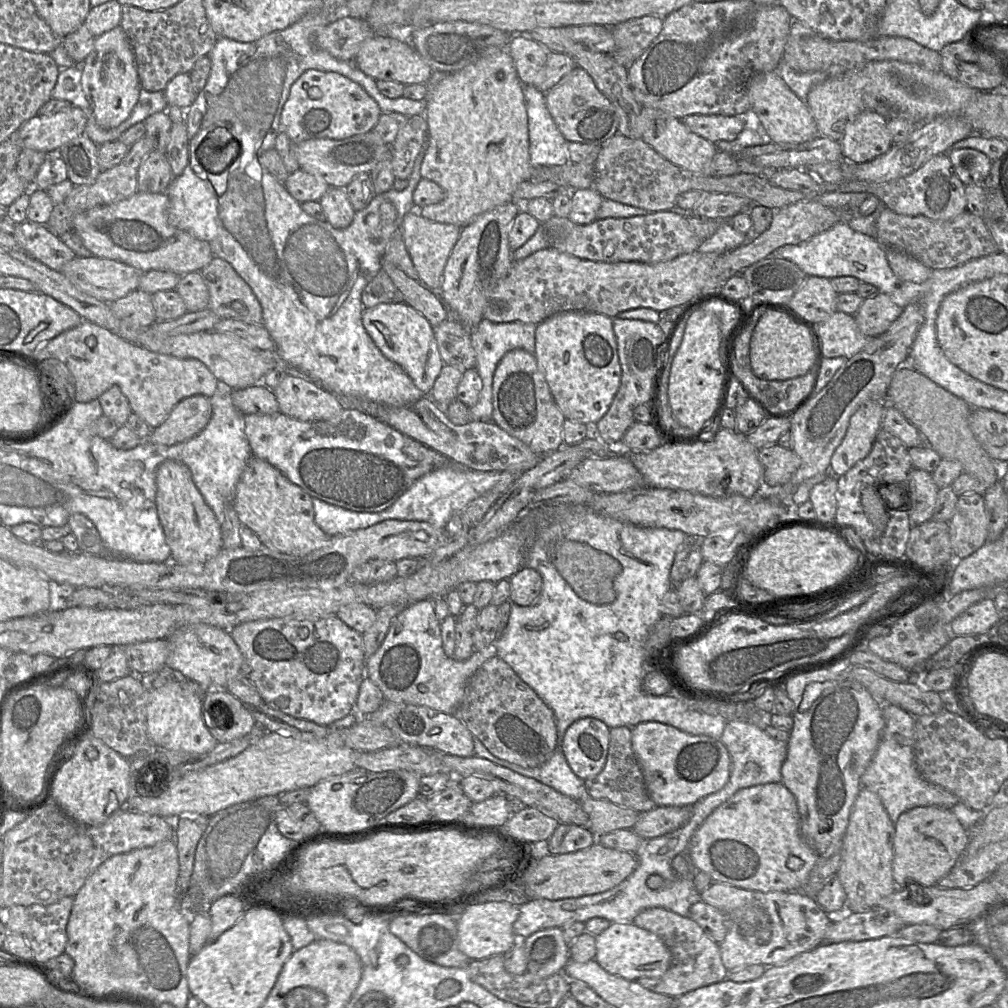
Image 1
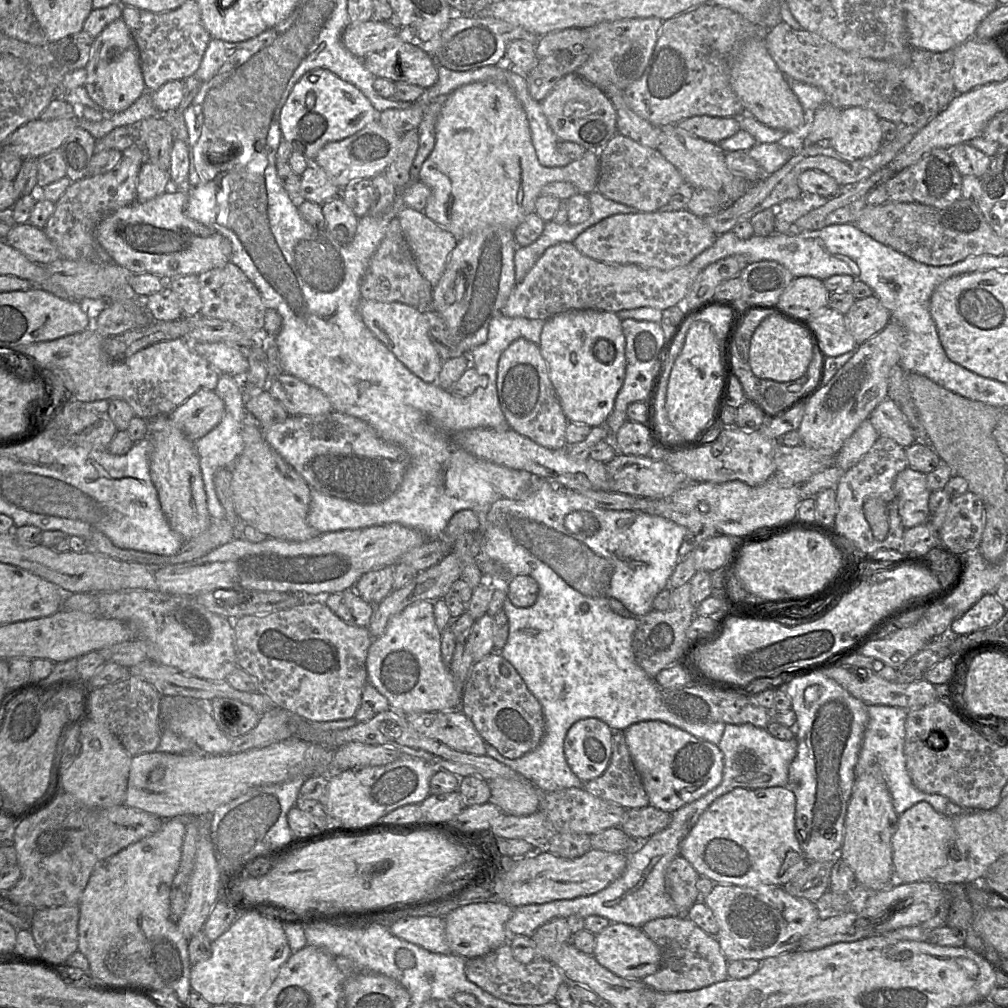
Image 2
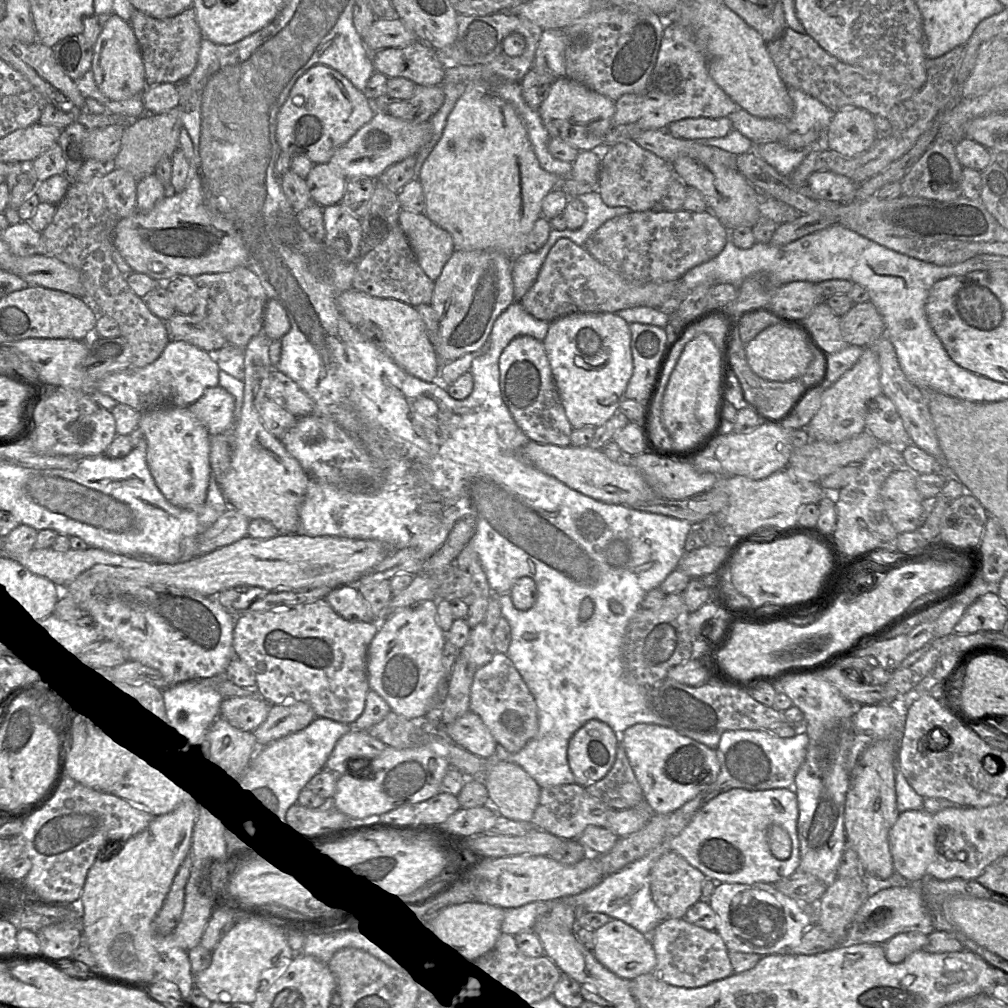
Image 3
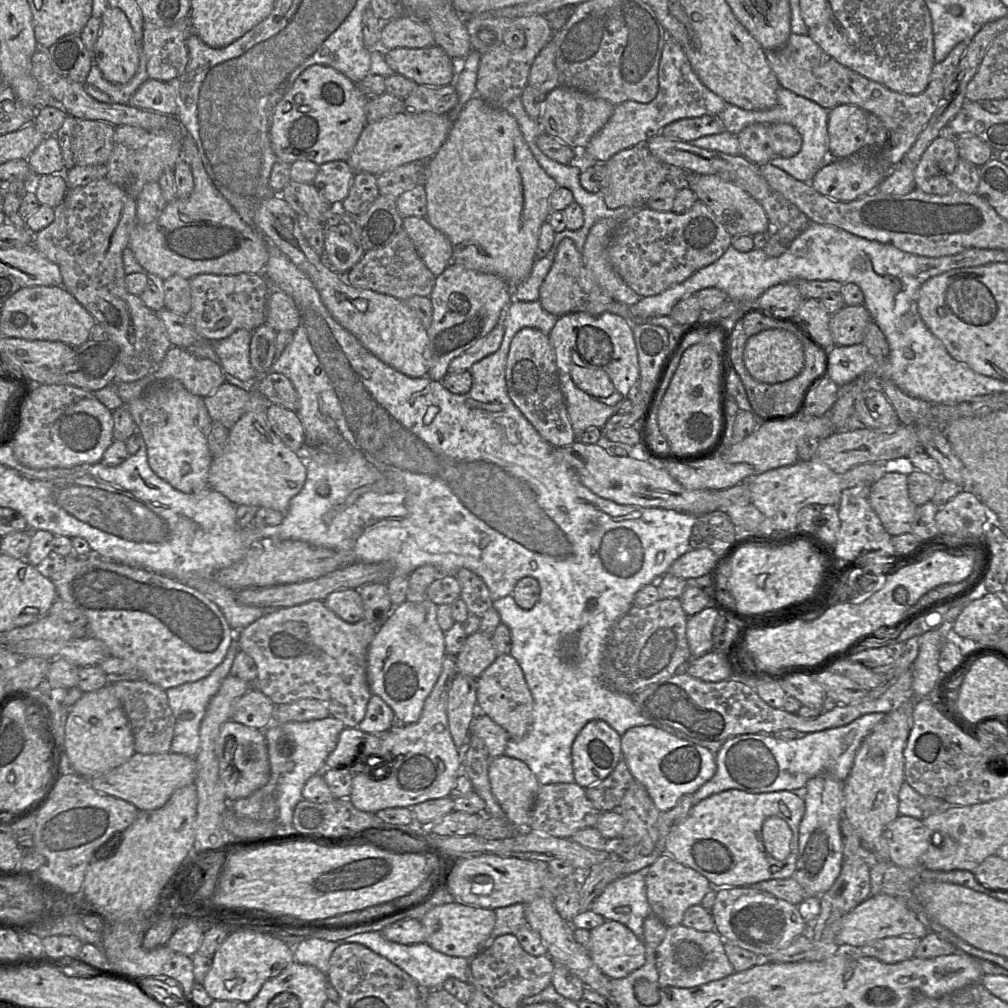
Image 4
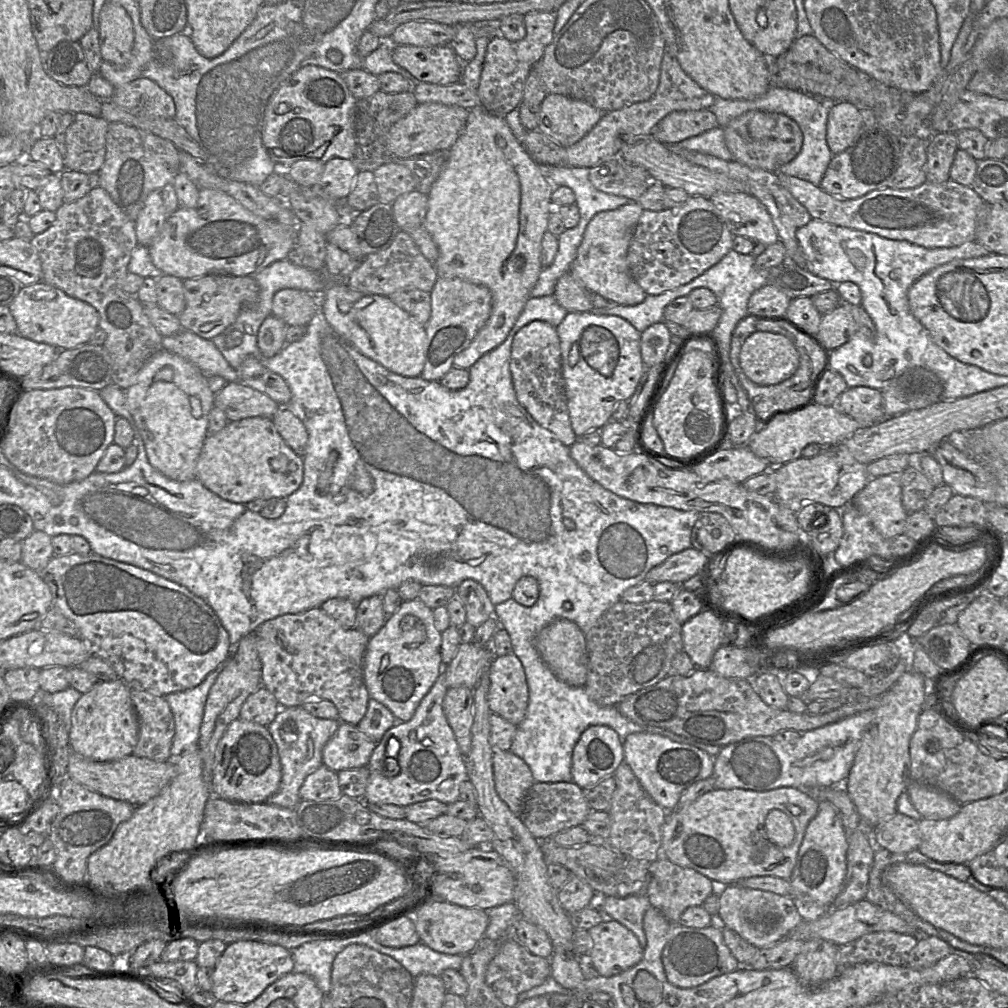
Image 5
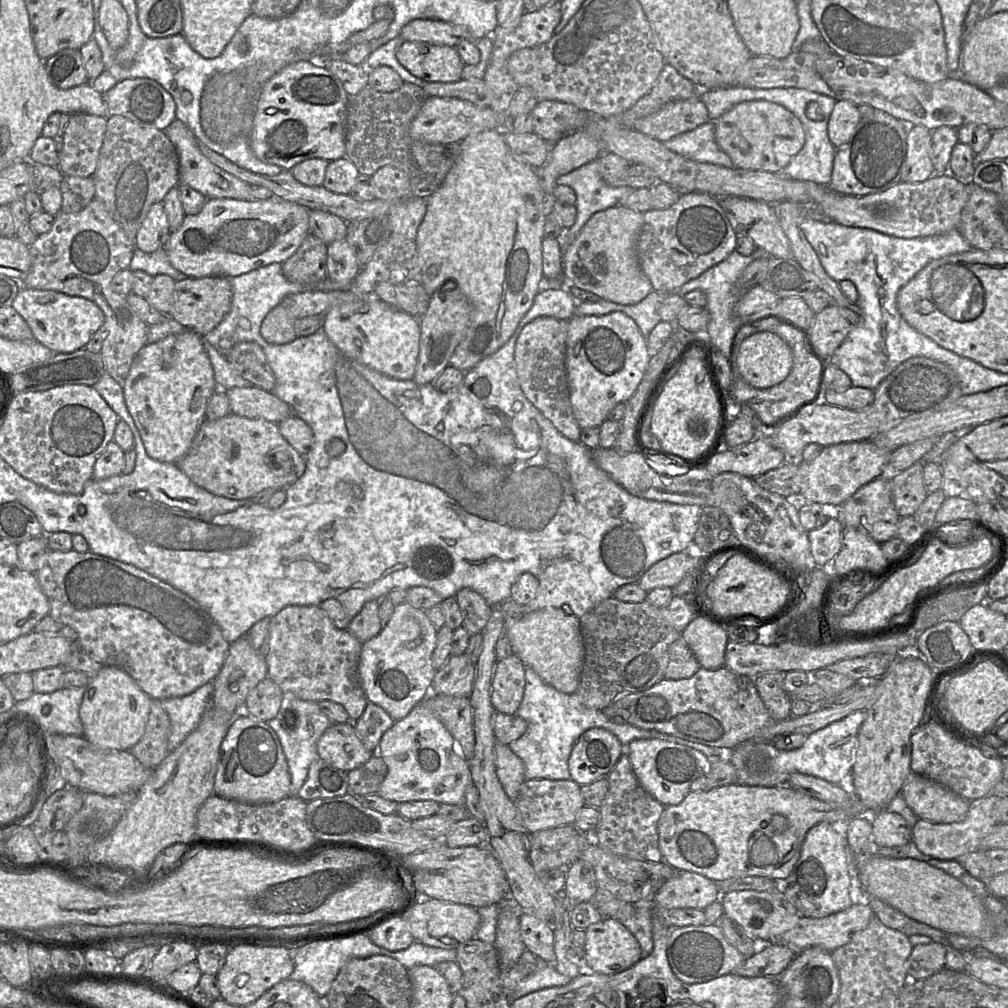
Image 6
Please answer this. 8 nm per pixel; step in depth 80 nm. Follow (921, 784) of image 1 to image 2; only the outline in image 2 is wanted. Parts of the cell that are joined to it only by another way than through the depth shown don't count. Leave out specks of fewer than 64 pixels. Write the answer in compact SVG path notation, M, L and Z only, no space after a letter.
M867 705L867 714L868 721L855 765L855 778L861 775L868 767L878 765L891 795L894 810L898 816L919 802L926 802L935 811L948 816L974 812L960 807L942 795L921 792L913 785L904 755L905 722L908 714L905 709L887 705Z

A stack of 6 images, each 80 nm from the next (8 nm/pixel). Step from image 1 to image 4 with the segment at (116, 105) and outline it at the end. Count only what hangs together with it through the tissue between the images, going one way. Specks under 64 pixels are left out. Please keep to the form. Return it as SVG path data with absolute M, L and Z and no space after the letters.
M108 7L101 16L101 29L93 49L93 64L100 69L107 81L114 84L126 84L137 72L139 57L140 47L138 47L133 29L125 13L119 8Z

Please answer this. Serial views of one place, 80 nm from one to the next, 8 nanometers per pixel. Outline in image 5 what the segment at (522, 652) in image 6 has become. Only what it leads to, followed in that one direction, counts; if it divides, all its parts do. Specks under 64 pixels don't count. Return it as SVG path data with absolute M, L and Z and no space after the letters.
M555 620L540 631L535 643L541 658L559 680L573 687L585 685L586 640L576 623Z

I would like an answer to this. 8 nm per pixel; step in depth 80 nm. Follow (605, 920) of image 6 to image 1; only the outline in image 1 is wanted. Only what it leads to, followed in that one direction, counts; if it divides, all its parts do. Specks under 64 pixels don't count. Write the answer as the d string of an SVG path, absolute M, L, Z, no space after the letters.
M611 923L607 929L595 937L596 955L594 960L608 973L626 980L639 978L659 978L669 968L671 953L656 934L634 924Z

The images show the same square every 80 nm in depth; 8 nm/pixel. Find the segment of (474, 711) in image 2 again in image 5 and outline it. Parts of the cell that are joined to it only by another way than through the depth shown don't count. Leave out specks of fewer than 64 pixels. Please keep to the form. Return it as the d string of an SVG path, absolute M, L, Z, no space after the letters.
M513 653L495 656L489 665L487 703L491 713L518 726L528 706L528 686L523 666Z

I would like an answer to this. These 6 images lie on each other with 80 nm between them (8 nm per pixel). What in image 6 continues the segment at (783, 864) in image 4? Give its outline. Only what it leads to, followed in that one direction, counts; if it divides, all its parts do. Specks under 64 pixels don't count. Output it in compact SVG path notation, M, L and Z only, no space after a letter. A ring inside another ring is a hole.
M732 783L708 791L689 791L679 804L666 806L658 821L658 843L663 860L676 870L696 872L715 882L745 876L764 876L781 882L792 872L799 859L806 833L812 826L822 821L843 825L850 819L867 813L855 795L850 795L850 798L843 802L826 802L789 786L763 787ZM774 814L782 814L788 819L788 828L782 834L776 834L769 824ZM763 833L776 846L776 863L757 865L750 858L750 848L755 838Z

